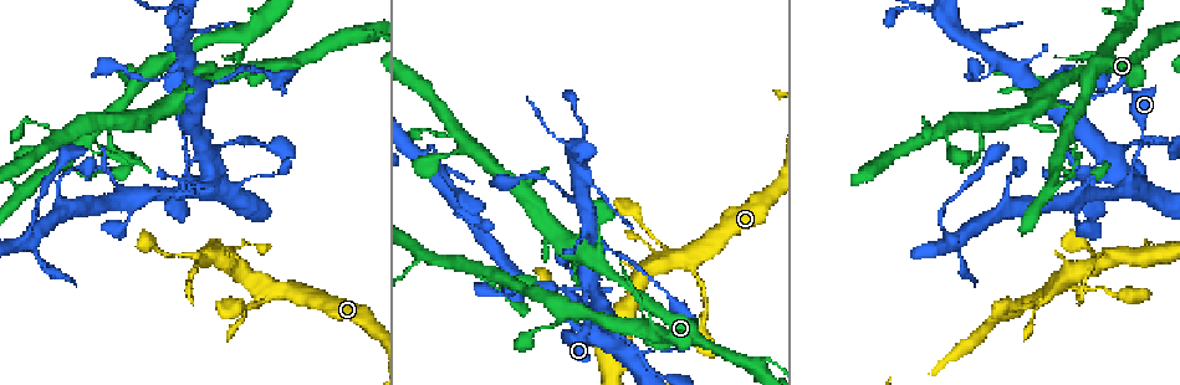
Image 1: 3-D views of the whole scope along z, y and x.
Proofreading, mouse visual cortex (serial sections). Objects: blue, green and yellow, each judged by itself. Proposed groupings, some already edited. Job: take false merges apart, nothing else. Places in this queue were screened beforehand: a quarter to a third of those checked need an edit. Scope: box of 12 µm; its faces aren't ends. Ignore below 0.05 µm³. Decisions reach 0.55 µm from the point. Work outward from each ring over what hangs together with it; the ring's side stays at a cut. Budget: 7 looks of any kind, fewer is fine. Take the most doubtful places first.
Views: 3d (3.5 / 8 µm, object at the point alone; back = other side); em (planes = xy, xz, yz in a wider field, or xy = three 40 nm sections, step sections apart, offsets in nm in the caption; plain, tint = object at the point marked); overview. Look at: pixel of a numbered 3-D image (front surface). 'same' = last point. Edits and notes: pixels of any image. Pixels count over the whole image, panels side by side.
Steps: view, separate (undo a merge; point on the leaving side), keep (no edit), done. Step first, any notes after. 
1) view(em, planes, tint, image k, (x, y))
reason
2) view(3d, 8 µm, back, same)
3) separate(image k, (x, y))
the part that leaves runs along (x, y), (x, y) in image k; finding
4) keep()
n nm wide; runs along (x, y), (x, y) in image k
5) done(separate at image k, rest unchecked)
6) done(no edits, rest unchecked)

view(3d, 3.5 µm, back, image 1, (1125, 186))
a narrow waist

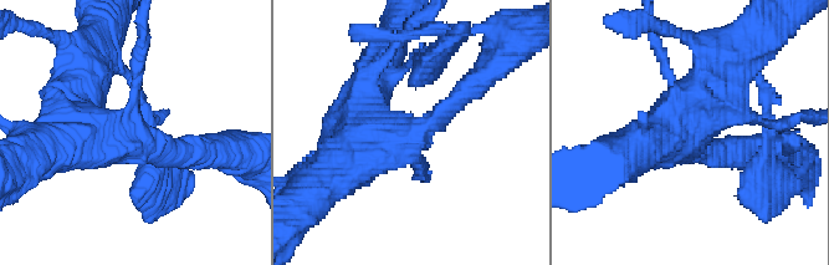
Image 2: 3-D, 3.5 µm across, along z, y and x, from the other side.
view(em, xy, step 2, tint, image 2, (406, 137))
4 arms; arms of 150, 250, 600, 600 nm

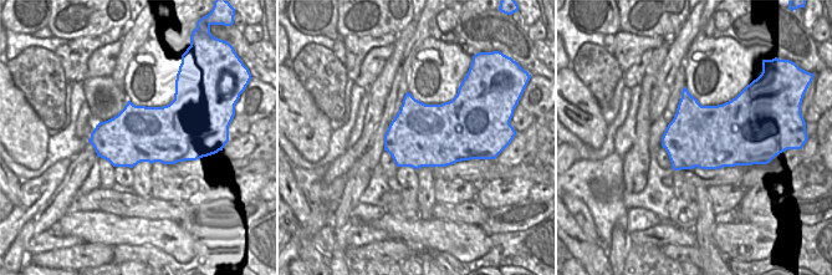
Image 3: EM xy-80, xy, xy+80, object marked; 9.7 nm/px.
view(em, xy, step 5, tint, same)
another direction

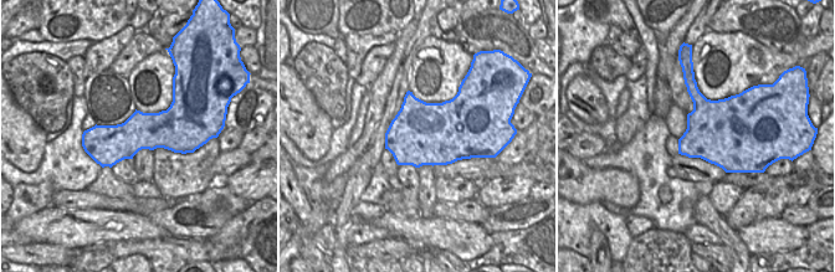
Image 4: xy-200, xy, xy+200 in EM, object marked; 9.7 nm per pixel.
keep()
runs along (661, 56), (686, 136), (737, 152) in image 2; all the same cell

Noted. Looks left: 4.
view(3d, 8 µm, image 1, (110, 172))

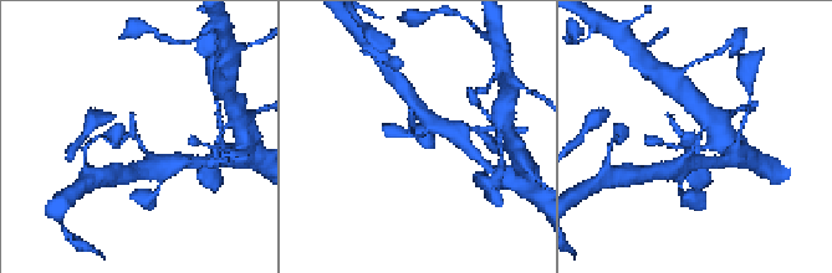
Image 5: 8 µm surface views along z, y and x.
view(3d, 3.5 µm, image 5, (416, 136))

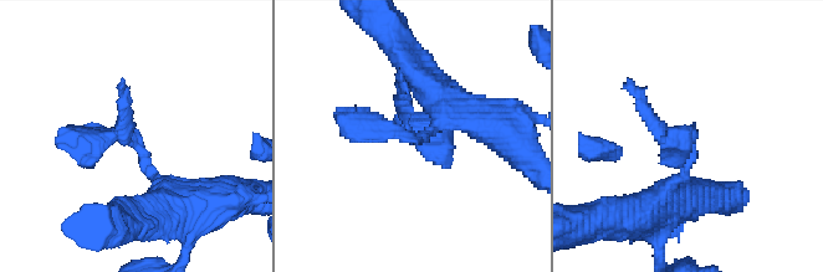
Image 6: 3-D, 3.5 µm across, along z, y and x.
view(em, xy, step 3, tint, image 6, (134, 138))

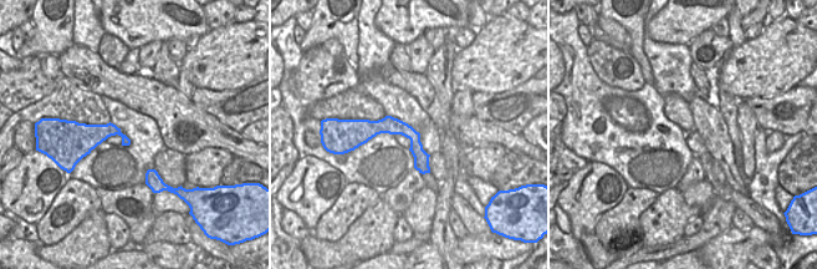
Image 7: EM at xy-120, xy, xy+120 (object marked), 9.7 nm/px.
keep()
runs along (178, 209), (128, 132), (60, 143) in image 6; one cell here

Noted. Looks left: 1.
done(no edits, rest unchecked)

